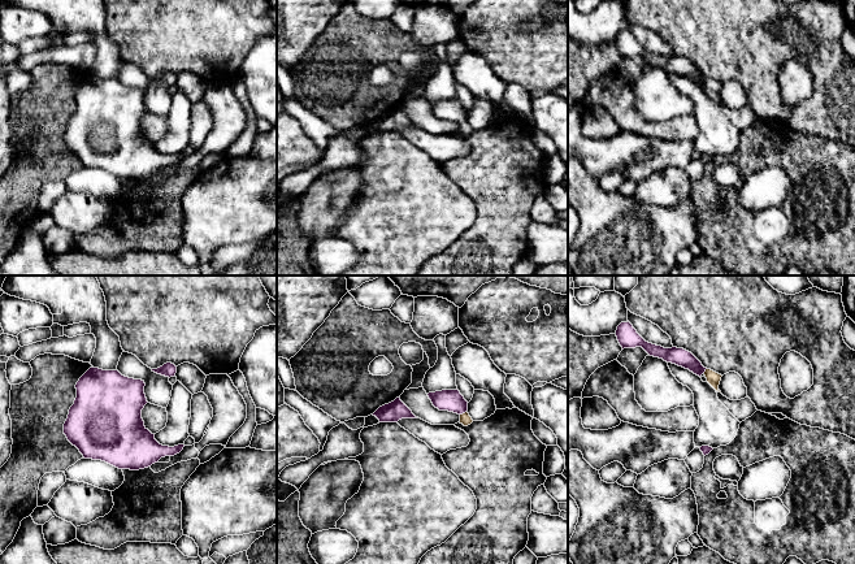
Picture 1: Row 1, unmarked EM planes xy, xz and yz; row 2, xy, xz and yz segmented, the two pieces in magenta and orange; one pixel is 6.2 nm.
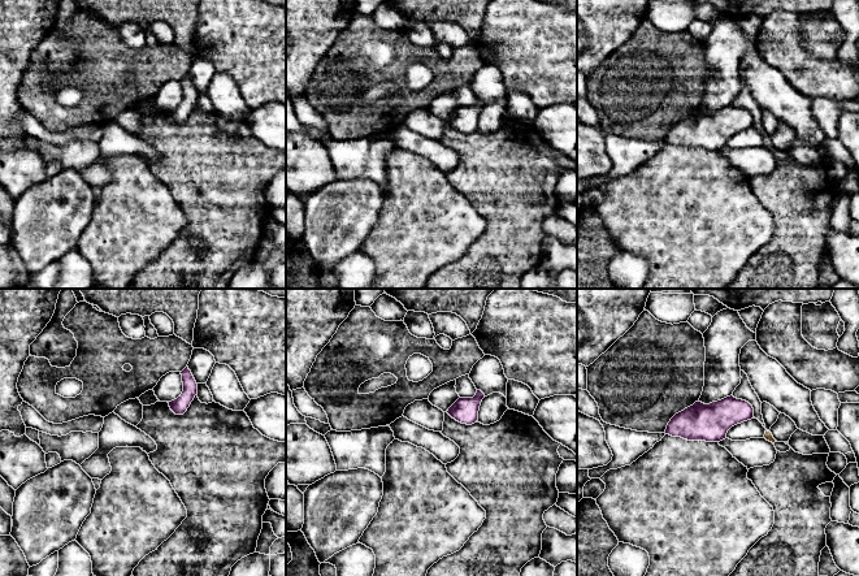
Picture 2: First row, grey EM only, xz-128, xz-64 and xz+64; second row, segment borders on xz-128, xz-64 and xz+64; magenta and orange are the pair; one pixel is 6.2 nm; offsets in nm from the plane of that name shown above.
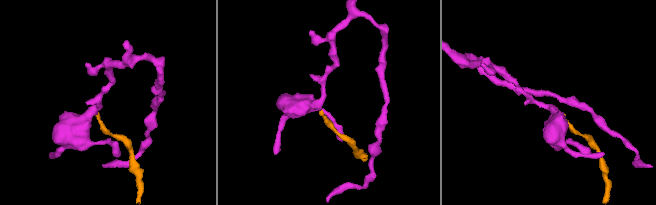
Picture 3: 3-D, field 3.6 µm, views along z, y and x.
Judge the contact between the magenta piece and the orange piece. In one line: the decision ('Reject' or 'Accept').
Reject

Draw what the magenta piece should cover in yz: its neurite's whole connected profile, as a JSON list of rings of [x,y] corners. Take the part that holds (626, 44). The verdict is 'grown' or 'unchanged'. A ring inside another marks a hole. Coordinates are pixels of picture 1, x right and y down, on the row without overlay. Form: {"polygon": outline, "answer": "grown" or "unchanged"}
{"polygon": [[[621,31],[617,35],[616,45],[620,55],[624,57],[635,57],[642,56],[650,65],[663,68],[667,71],[676,73],[685,78],[689,78],[696,84],[702,84],[707,77],[702,74],[702,71],[689,60],[683,57],[664,57],[661,55],[656,55],[646,51],[633,36],[633,34],[628,31]]], "answer": "unchanged"}

